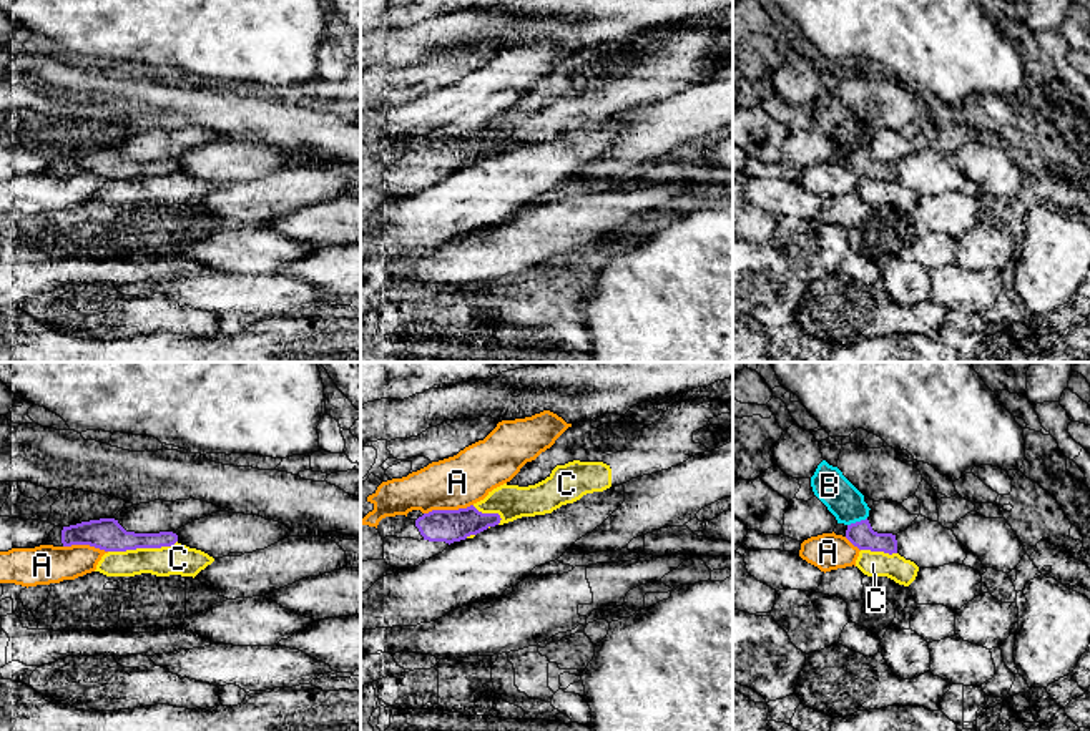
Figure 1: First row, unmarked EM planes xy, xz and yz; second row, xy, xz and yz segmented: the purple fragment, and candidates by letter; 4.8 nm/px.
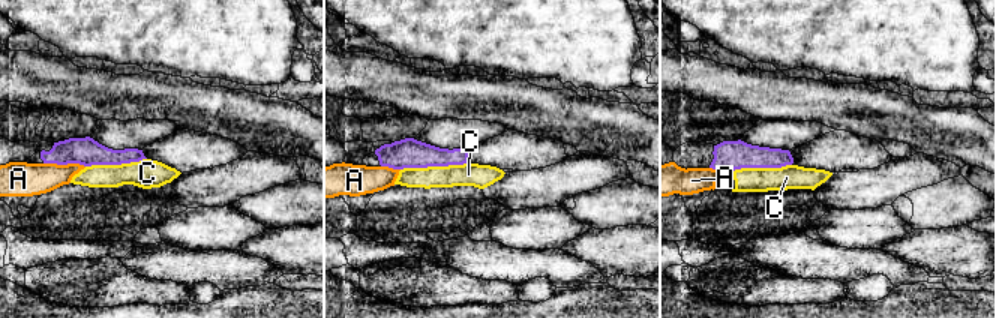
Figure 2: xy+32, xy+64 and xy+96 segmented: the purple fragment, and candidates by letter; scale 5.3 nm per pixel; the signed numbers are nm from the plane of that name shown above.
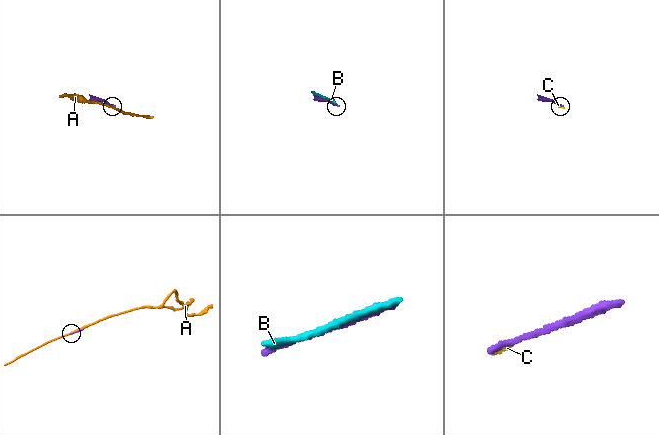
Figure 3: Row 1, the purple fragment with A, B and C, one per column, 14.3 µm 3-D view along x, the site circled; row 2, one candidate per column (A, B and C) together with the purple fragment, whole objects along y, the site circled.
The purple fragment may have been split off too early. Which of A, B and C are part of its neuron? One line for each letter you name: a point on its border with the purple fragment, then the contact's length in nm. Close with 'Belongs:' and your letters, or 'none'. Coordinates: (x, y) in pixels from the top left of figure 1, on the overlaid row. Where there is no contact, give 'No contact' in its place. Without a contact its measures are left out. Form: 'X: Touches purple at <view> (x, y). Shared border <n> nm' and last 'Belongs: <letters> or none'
Belongs: none

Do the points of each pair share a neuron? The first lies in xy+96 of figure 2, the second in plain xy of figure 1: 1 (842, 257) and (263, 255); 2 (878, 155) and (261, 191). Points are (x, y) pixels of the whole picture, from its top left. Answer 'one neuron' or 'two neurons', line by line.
1: two neurons
2: two neurons

